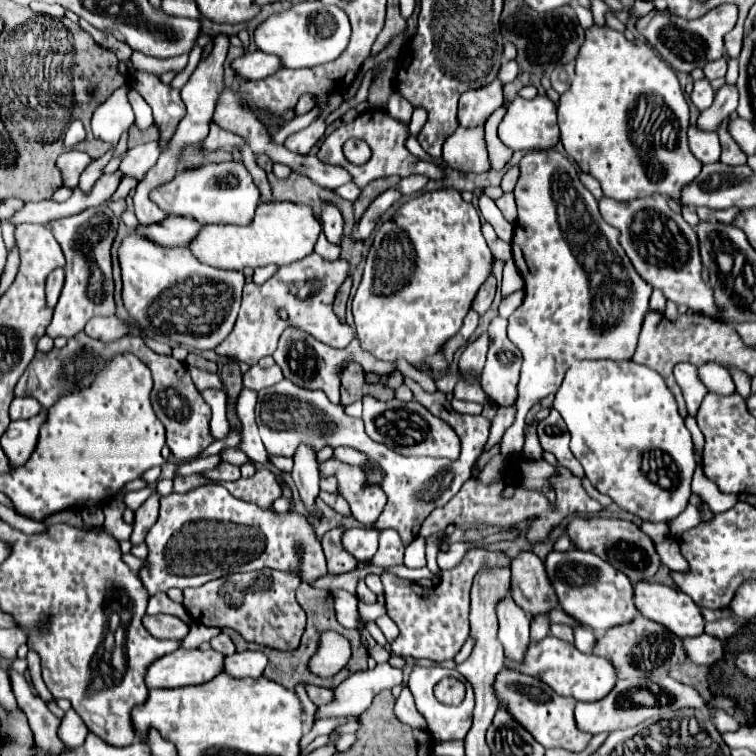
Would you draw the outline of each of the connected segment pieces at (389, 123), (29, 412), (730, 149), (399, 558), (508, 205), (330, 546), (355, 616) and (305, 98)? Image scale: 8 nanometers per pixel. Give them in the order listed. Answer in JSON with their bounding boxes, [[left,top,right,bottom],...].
[[317,109,445,189],[9,397,41,421],[719,119,747,167],[371,529,405,569],[495,192,517,223],[321,525,357,575],[335,591,359,629],[295,93,315,115]]

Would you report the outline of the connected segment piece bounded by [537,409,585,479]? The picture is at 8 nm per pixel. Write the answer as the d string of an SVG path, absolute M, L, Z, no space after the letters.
M551 409L551 415L537 425L537 435L539 435L541 447L545 451L551 451L563 467L571 469L581 479L585 477L581 463L575 459L575 455L569 449L569 431L567 431L565 421L561 419L559 411Z

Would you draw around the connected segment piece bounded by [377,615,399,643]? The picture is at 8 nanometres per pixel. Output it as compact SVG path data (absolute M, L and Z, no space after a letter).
M383 615L383 617L379 617L377 619L377 625L381 627L381 631L385 633L385 637L387 637L387 641L391 643L391 641L395 641L397 639L397 635L399 635L399 629L397 629L397 625L387 617L387 615Z

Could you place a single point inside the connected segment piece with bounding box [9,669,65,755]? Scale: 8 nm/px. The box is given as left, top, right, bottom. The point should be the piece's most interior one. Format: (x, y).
(44, 724)

